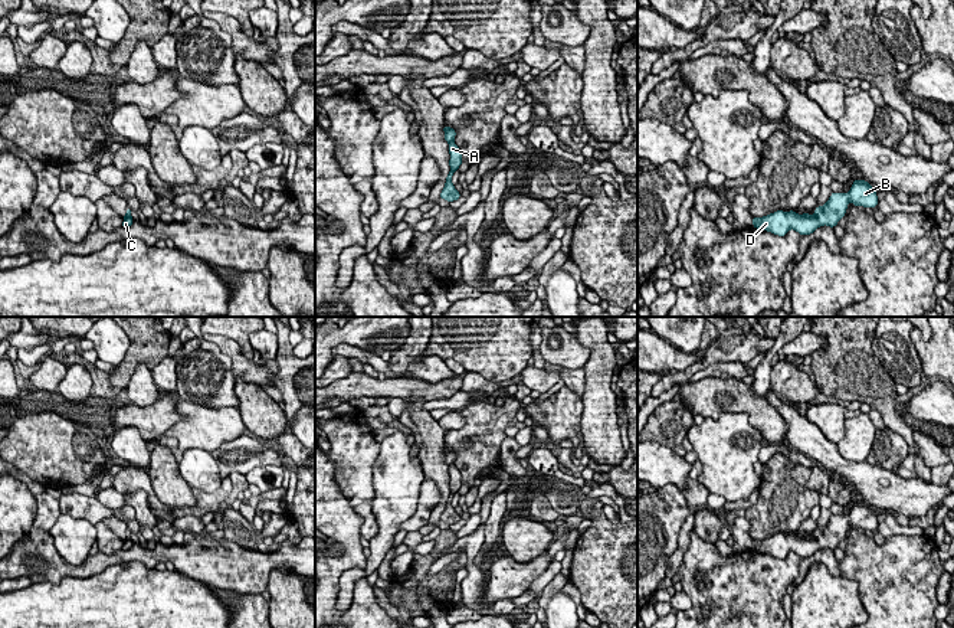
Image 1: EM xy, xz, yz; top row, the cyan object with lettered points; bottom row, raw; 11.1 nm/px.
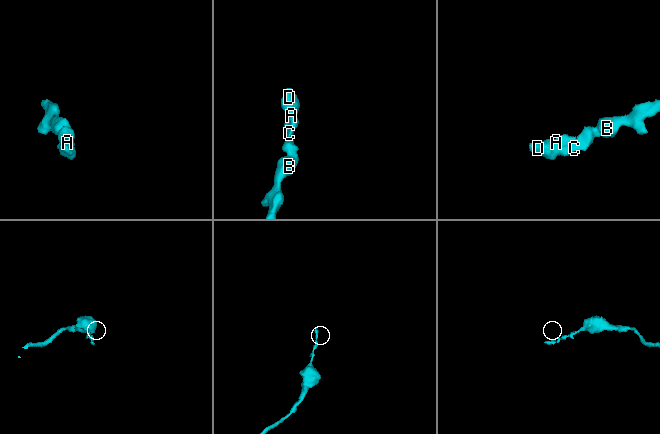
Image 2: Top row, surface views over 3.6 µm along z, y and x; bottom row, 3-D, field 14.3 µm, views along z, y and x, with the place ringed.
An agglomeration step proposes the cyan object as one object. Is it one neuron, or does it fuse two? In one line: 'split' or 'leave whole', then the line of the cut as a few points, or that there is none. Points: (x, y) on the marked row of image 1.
leave whole | no cut

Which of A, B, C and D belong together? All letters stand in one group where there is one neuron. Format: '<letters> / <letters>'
A B C D

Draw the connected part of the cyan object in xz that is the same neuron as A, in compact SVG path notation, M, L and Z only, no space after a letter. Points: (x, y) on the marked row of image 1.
M443 125L443 131L445 131L445 140L449 143L450 171L446 177L445 189L440 193L440 199L445 199L448 202L453 202L453 200L458 200L460 197L460 193L452 184L452 176L462 164L462 153L460 153L459 147L453 143L456 131L450 127L446 127L446 125Z

